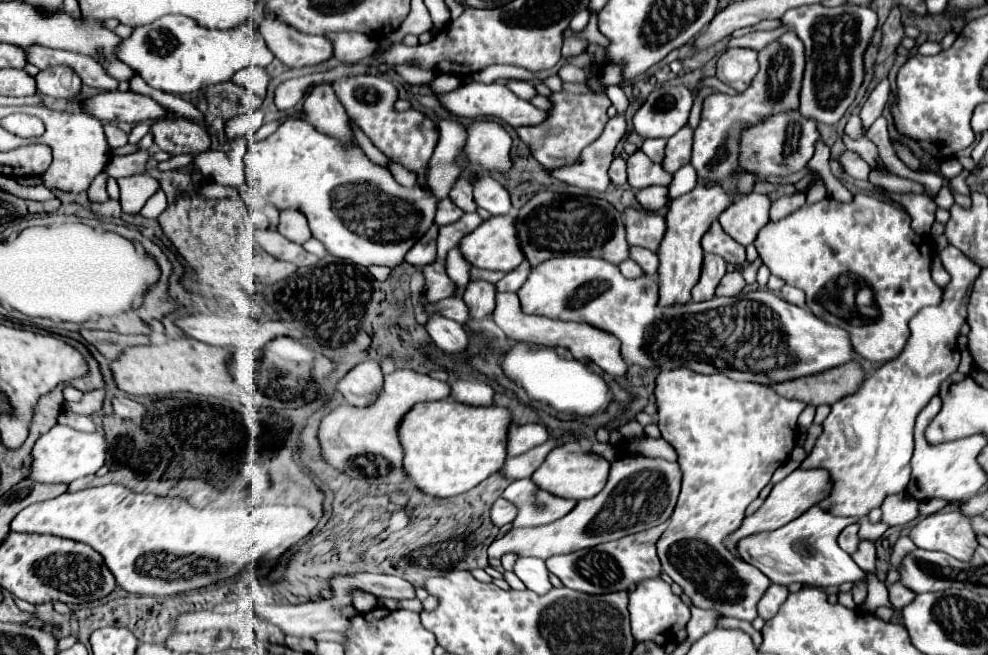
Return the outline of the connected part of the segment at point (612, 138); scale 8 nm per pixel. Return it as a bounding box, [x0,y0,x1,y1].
[550,115,626,193]

